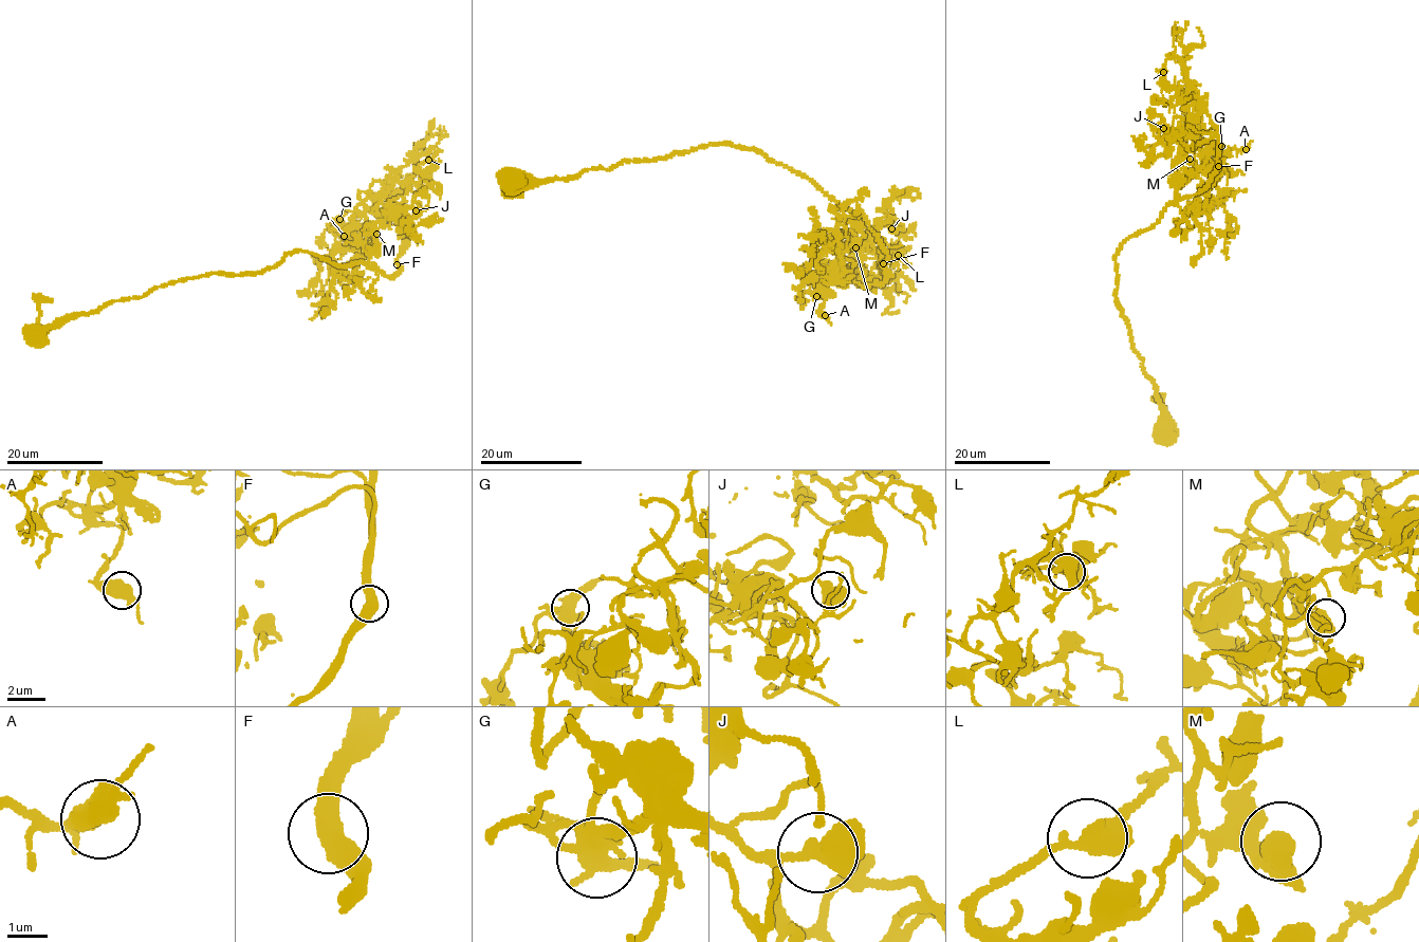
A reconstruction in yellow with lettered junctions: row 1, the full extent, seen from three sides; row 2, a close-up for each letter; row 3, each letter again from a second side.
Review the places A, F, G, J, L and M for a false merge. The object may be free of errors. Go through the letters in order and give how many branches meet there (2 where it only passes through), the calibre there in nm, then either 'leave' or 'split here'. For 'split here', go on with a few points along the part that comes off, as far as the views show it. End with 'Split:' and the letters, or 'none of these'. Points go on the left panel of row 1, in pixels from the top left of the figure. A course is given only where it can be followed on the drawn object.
A: 2 | 550 nm | leave
F: 2 | 500 nm | leave
G: 2 | 550 nm | leave
J: 2 | 480 nm | leave
L: 2 | 550 nm | leave
M: 2 | 550 nm | leave
Split: none of these

